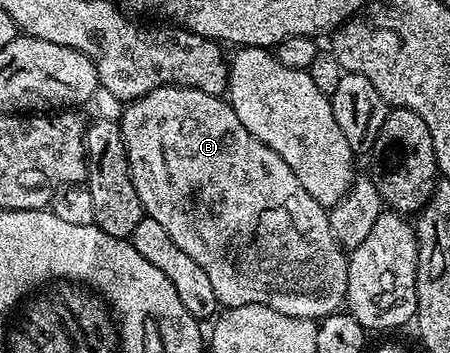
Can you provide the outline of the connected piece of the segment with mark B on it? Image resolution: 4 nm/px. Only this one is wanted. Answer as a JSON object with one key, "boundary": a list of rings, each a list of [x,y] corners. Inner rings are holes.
{"boundary":[[[159,86],[146,96],[133,98],[123,109],[124,115],[119,115],[118,118],[120,131],[126,144],[130,176],[134,180],[134,188],[138,192],[138,200],[144,206],[145,215],[158,220],[158,224],[162,224],[162,228],[170,232],[170,240],[174,240],[174,244],[178,244],[178,248],[182,248],[186,256],[191,256],[206,271],[206,276],[214,287],[214,296],[221,307],[262,304],[286,316],[319,320],[327,314],[337,313],[345,305],[348,297],[348,254],[332,234],[328,210],[318,204],[318,200],[314,200],[314,196],[310,196],[306,188],[302,188],[302,180],[294,176],[290,164],[286,164],[286,160],[282,160],[278,152],[262,144],[254,135],[246,132],[246,128],[242,128],[242,120],[238,120],[231,105],[223,97],[189,86]]]}

